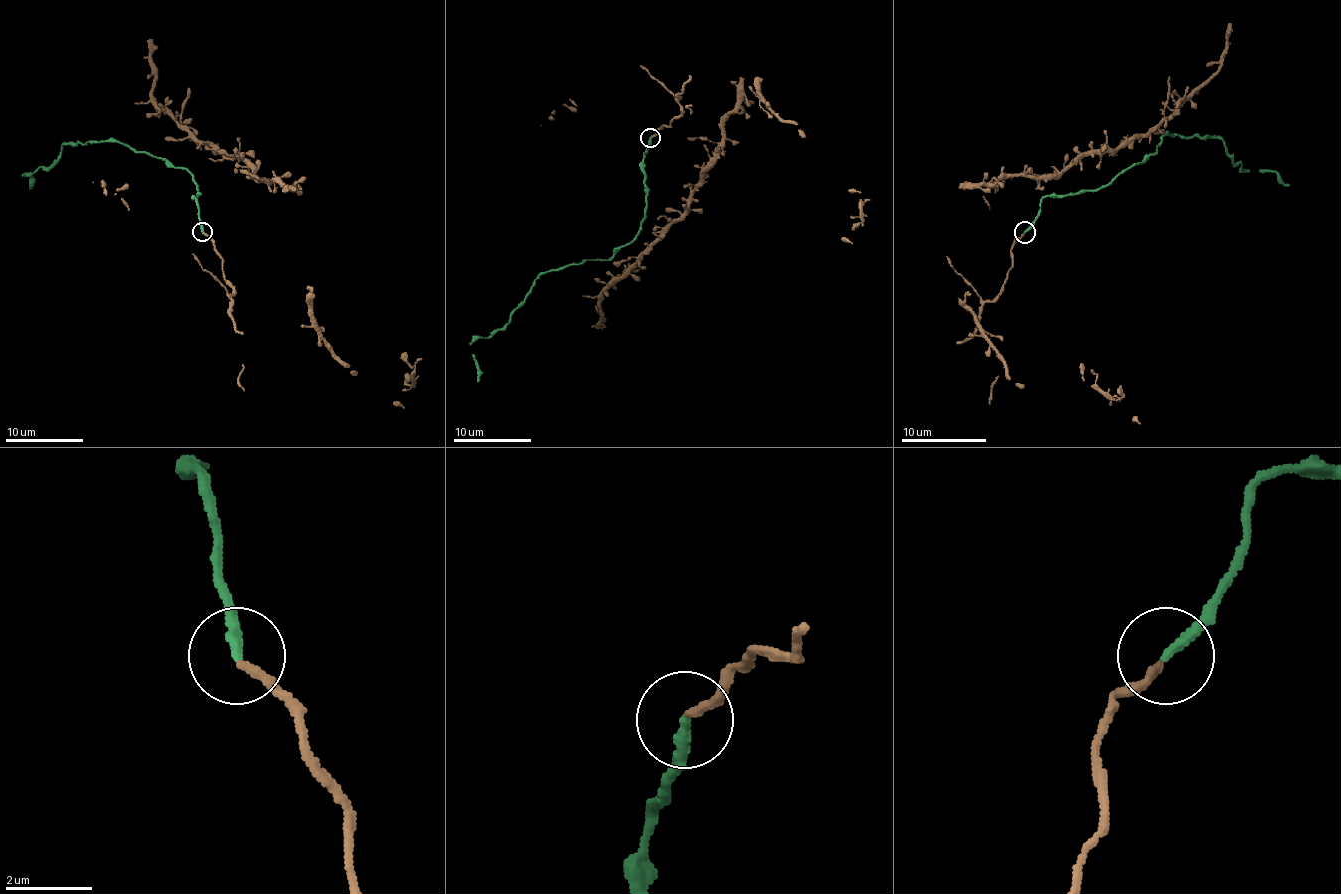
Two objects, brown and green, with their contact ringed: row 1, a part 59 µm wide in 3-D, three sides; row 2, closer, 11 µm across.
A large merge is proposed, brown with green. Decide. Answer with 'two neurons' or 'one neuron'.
one neuron

